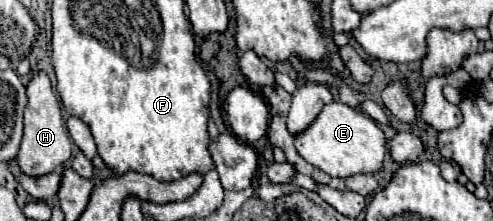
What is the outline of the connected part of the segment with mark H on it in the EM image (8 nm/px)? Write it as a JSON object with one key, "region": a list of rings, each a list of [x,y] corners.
{"region":[[[40,71],[32,77],[32,81],[26,87],[26,95],[28,95],[28,105],[24,111],[24,137],[22,137],[16,161],[24,175],[42,177],[42,175],[52,173],[58,165],[64,165],[70,159],[72,139],[64,125],[60,103],[56,99],[56,93],[46,73]]]}

